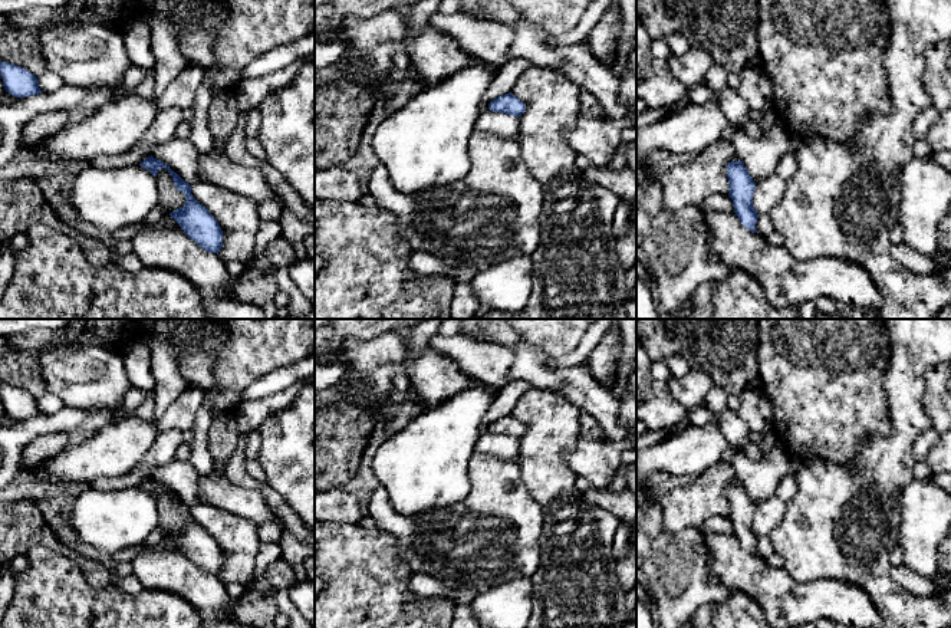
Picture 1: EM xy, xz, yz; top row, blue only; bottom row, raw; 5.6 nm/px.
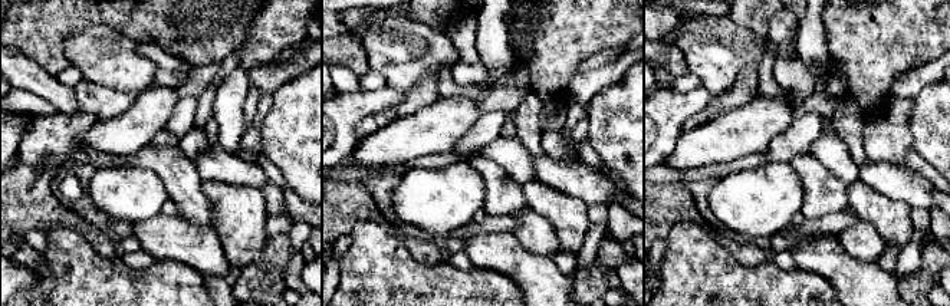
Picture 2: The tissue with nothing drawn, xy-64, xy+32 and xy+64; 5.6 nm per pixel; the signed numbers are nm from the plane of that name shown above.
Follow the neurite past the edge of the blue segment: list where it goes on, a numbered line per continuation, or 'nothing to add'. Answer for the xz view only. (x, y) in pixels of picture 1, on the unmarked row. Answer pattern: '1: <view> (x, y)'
nothing to add

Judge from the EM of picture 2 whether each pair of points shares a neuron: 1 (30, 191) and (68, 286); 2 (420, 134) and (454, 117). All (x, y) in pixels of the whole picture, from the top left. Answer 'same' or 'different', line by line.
1: different
2: same

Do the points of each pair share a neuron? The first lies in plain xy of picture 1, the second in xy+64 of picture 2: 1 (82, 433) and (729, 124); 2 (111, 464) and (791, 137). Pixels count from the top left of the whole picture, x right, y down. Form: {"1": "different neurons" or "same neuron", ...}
{"1": "different neurons", "2": "different neurons"}

